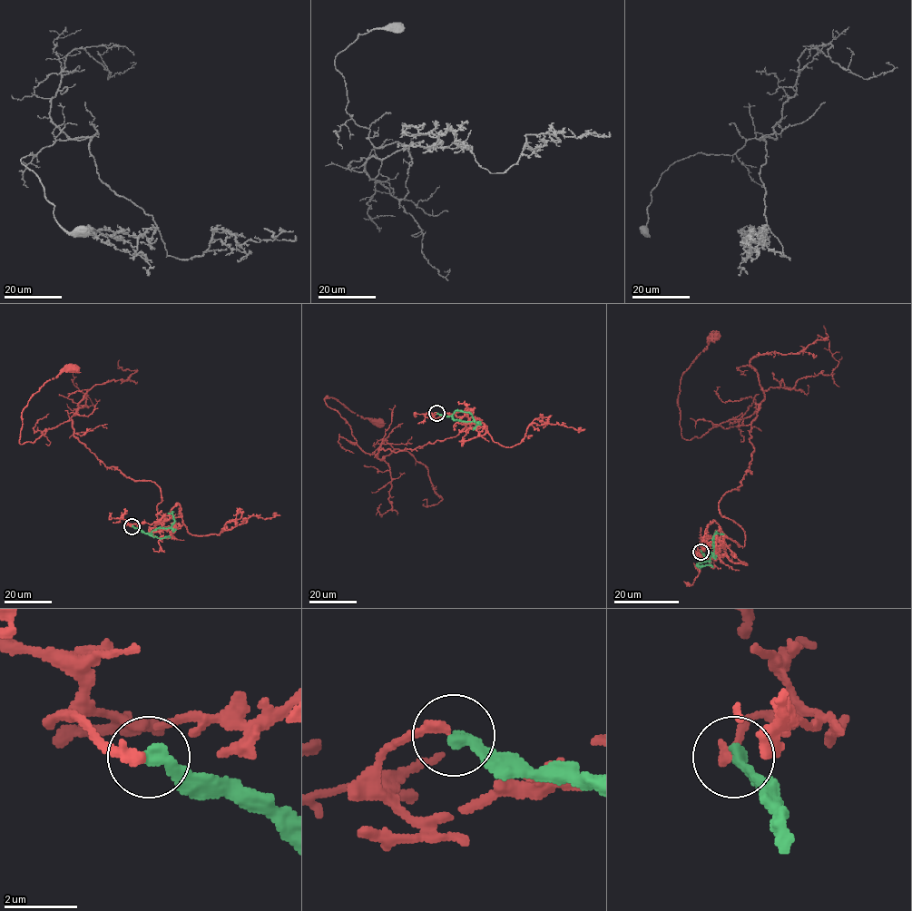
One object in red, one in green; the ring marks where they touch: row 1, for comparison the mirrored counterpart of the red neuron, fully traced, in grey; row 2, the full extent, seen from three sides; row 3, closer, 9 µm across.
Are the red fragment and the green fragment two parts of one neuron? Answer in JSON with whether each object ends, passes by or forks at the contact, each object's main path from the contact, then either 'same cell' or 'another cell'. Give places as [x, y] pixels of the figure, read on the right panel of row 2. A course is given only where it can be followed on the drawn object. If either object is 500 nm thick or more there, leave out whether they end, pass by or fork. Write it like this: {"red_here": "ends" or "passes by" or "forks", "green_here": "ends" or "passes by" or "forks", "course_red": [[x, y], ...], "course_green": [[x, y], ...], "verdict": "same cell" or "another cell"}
{"red_here": "ends", "green_here": "ends", "course_red": [[701, 552], [714, 520], [744, 545], [718, 504], [750, 471], [758, 406], [683, 437], [681, 375], [714, 336]], "course_green": [[701, 552], [704, 561], [709, 561], [713, 552], [713, 537], [716, 533], [724, 534]], "verdict": "another cell"}

